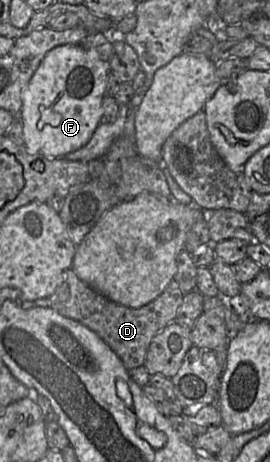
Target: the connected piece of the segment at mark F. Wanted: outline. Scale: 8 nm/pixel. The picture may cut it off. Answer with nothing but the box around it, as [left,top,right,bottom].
[17,44,109,159]

